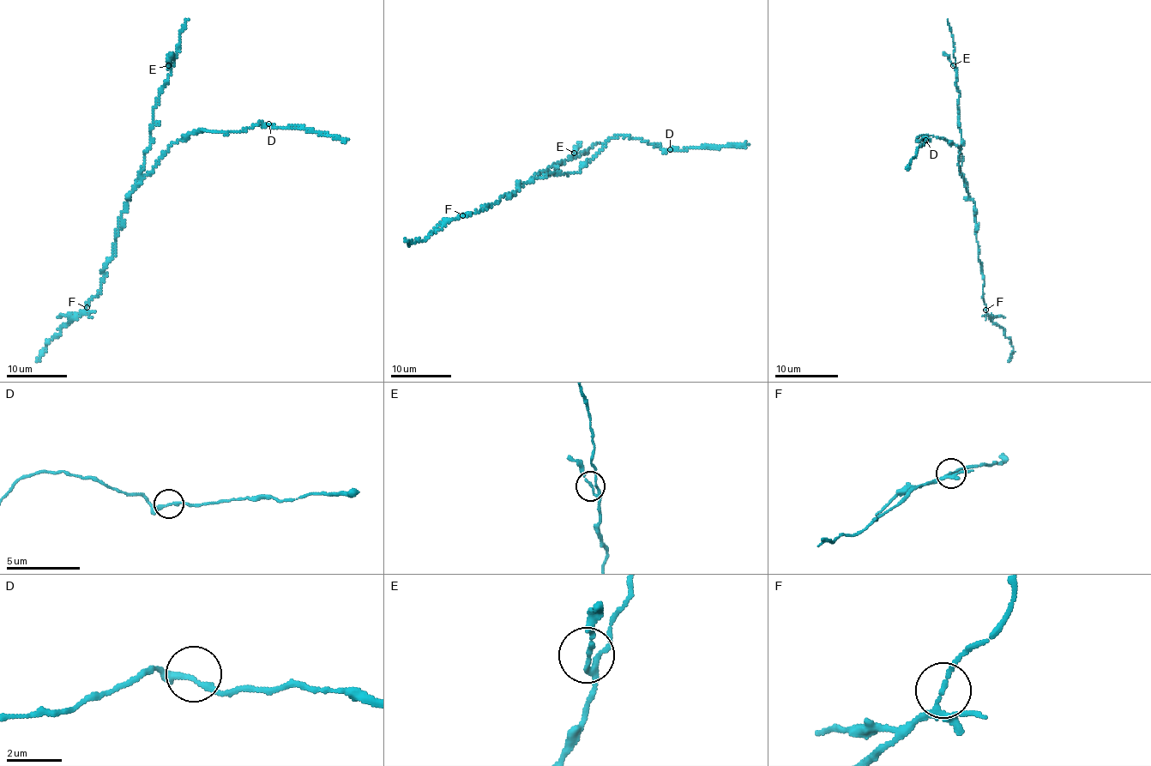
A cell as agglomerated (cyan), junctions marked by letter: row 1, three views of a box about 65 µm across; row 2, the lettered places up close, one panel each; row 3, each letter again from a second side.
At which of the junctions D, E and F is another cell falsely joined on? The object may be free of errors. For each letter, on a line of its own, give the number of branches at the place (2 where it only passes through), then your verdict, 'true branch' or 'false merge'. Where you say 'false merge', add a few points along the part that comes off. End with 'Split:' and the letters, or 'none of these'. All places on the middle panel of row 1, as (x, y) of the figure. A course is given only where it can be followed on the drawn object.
D: 3 | true branch
E: 3 | true branch
F: 3 | false merge | (463, 215), (448, 220), (423, 240), (414, 244), (404, 239)
Split: F

